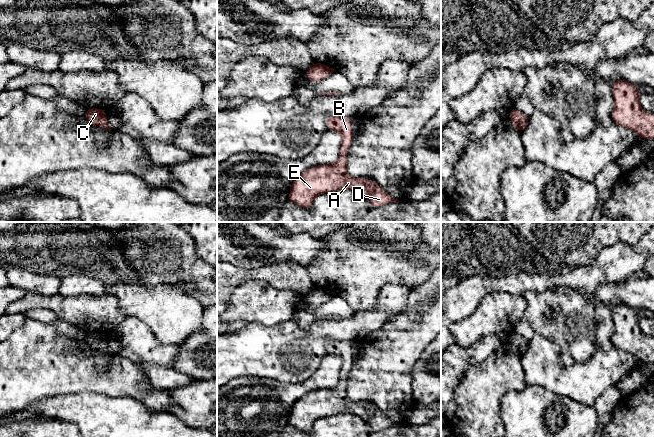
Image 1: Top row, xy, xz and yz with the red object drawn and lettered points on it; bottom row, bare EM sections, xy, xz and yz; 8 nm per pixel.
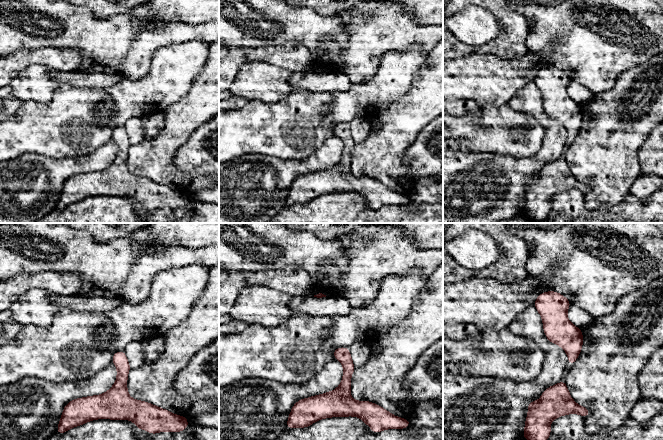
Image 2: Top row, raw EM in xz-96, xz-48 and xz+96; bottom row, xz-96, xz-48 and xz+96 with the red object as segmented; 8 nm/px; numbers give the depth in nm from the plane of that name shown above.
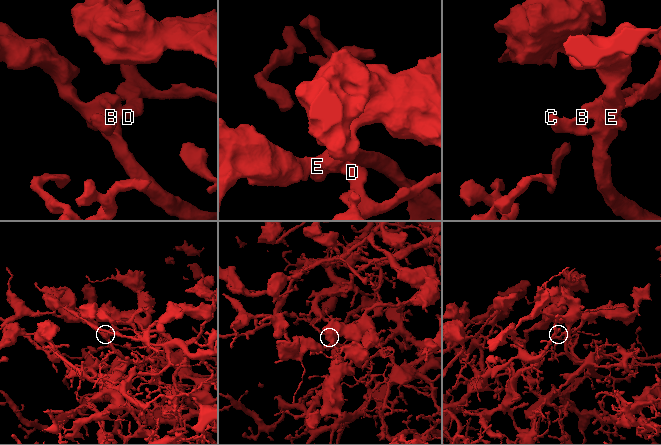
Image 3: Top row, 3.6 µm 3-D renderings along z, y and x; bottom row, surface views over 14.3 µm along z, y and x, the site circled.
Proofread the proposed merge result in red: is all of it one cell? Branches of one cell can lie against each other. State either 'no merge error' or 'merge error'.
no merge error

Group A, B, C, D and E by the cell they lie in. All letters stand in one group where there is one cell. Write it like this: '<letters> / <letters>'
A B C D E

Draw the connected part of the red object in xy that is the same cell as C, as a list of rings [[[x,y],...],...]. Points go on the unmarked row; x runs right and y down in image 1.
[[[99,332],[86,333],[86,338],[84,343],[93,350],[102,351],[108,354],[109,356],[112,356],[108,352],[108,343],[105,334]]]

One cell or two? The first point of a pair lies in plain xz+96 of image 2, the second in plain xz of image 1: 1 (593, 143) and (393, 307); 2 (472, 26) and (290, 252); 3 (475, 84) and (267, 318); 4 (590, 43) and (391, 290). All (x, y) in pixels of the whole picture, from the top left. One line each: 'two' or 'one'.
1: two
2: one
3: one
4: two

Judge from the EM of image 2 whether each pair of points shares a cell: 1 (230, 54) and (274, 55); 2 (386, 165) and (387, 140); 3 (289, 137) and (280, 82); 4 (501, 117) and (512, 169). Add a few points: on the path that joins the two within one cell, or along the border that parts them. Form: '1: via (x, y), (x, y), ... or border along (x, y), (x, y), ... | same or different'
1: via (241, 54), (263, 54) | same
2: via (386, 159), (386, 146) | same
3: border along (293, 89), (276, 101), (270, 103), (259, 101) | different
4: border along (486, 151), (517, 157), (532, 156) | different

